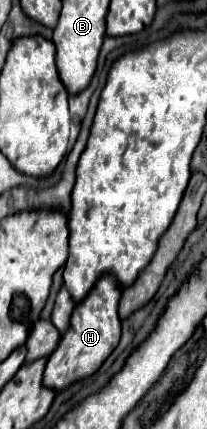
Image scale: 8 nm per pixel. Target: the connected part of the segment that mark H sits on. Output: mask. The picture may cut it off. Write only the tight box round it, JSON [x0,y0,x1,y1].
[44,275,122,391]

